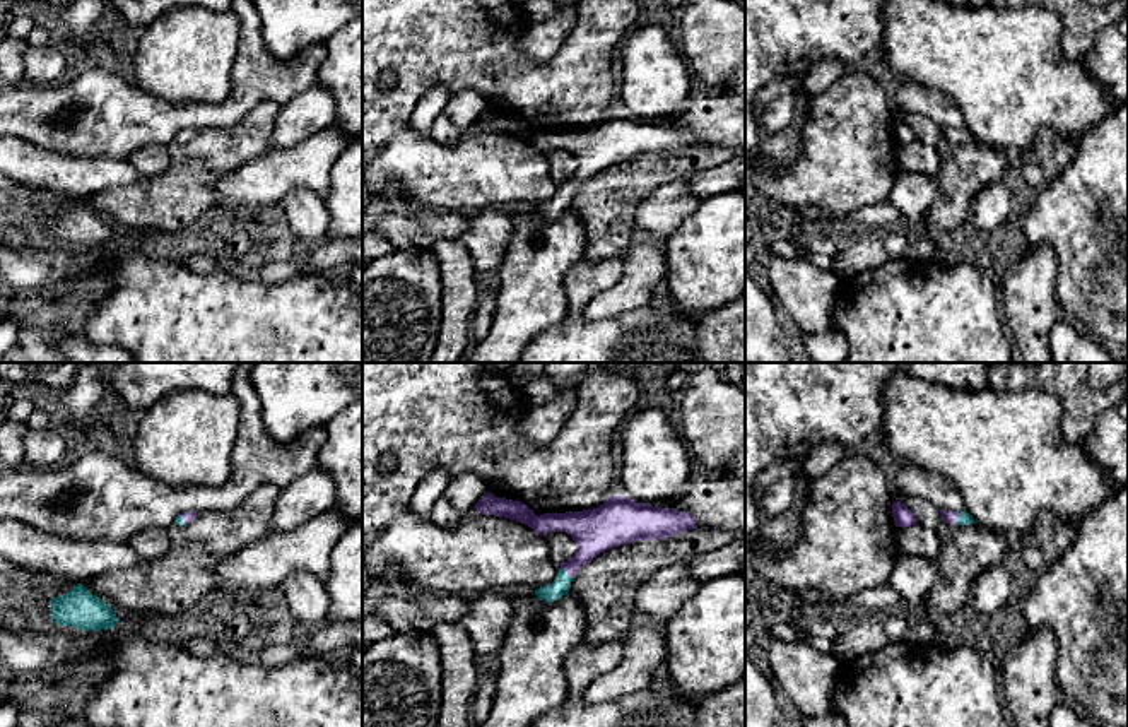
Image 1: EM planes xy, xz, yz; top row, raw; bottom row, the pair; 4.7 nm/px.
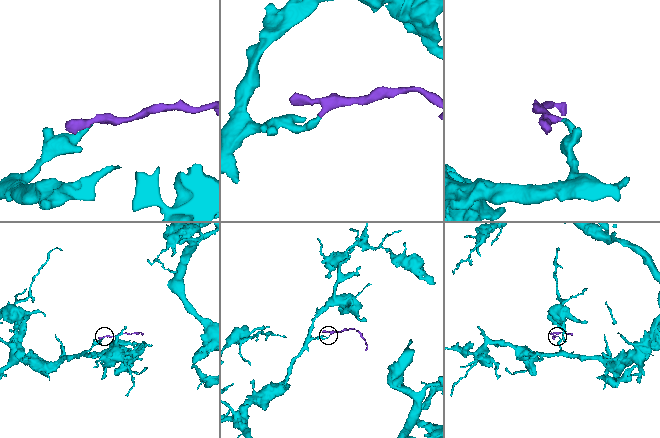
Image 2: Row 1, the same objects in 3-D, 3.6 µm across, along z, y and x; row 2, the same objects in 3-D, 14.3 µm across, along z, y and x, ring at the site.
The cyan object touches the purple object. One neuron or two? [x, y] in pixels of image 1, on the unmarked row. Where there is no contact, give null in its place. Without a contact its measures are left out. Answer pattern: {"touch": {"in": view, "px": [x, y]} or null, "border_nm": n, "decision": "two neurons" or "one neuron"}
{"touch": {"in": "xz", "px": [566, 190]}, "border_nm": 80, "decision": "one neuron"}

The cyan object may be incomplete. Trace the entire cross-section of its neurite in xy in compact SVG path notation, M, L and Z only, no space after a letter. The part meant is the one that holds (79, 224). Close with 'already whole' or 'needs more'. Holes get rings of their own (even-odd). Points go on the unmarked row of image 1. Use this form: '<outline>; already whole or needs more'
M82 200L73 202L68 210L50 216L50 234L58 243L80 248L101 248L118 239L111 222L92 212Z; already whole

